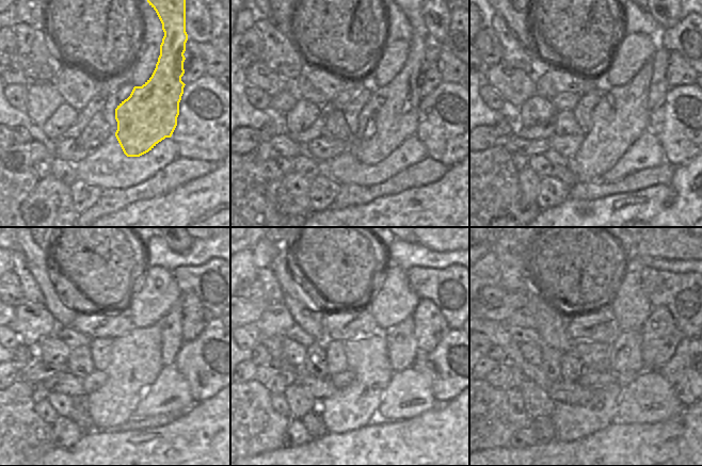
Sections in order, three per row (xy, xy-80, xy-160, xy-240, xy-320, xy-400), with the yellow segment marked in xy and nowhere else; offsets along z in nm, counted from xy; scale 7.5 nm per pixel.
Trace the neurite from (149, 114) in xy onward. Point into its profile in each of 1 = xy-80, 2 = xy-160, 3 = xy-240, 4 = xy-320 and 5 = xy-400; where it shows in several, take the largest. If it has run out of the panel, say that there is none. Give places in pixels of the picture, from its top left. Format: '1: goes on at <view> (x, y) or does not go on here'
1: goes on at xy-80 (391, 114)
2: goes on at xy-160 (621, 115)
3: goes on at xy-240 (136, 360)
4: goes on at xy-320 (354, 406)
5: goes on at xy-400 (572, 422)

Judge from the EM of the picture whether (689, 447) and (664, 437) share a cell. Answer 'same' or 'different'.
same

